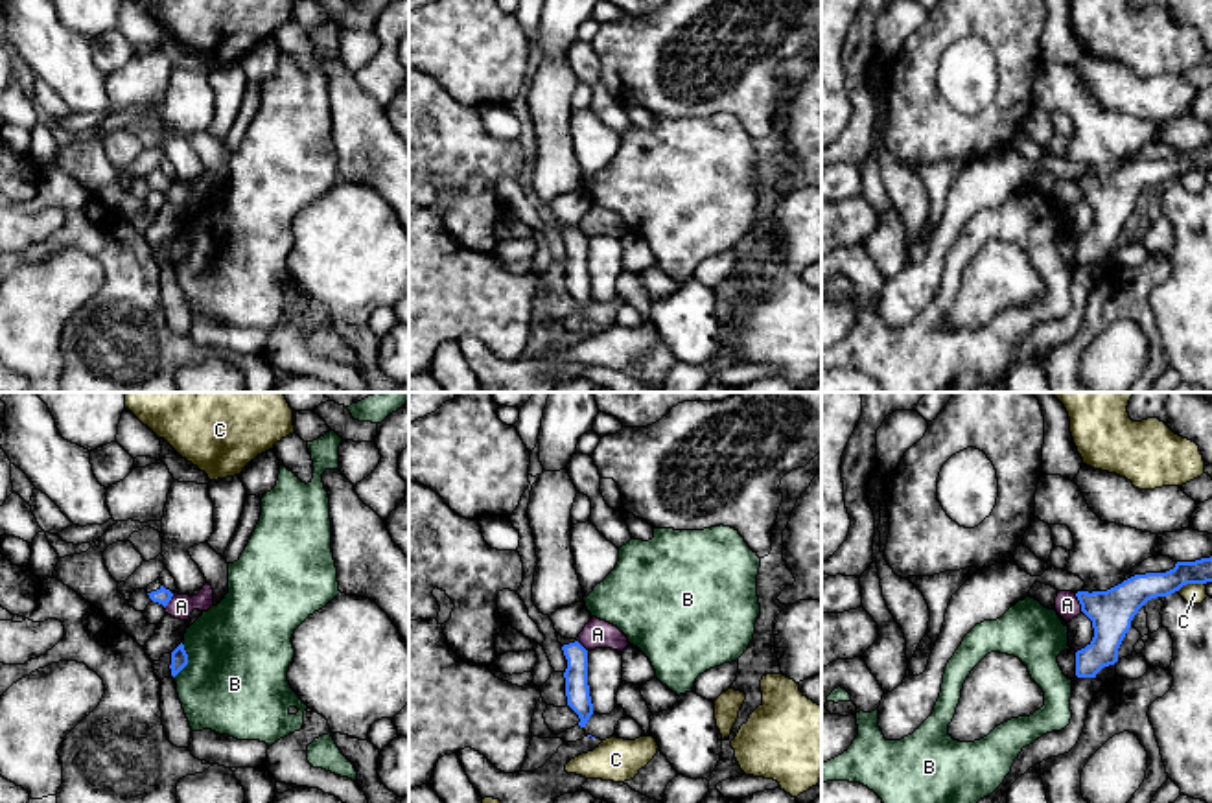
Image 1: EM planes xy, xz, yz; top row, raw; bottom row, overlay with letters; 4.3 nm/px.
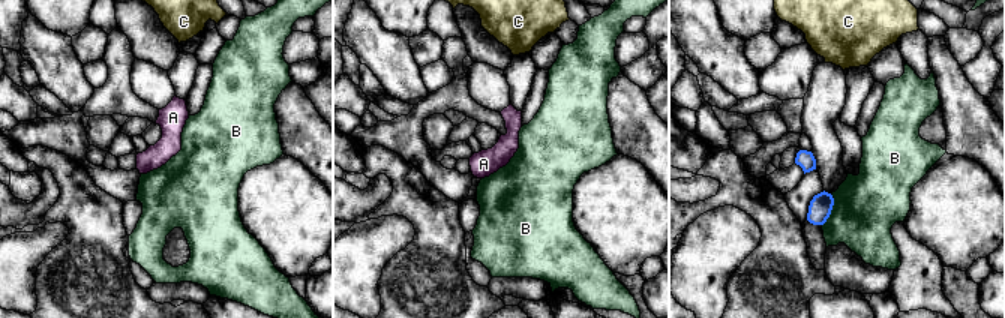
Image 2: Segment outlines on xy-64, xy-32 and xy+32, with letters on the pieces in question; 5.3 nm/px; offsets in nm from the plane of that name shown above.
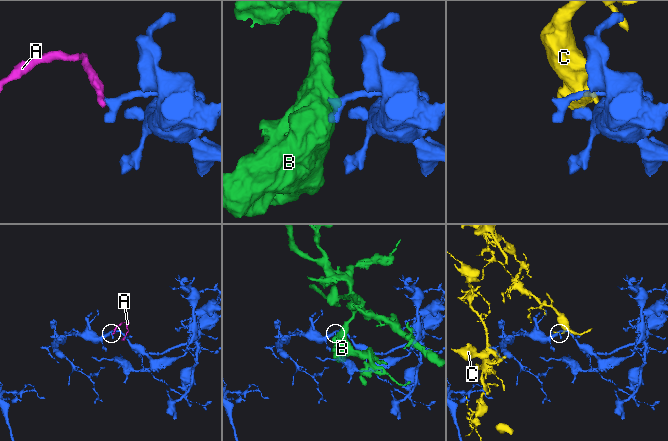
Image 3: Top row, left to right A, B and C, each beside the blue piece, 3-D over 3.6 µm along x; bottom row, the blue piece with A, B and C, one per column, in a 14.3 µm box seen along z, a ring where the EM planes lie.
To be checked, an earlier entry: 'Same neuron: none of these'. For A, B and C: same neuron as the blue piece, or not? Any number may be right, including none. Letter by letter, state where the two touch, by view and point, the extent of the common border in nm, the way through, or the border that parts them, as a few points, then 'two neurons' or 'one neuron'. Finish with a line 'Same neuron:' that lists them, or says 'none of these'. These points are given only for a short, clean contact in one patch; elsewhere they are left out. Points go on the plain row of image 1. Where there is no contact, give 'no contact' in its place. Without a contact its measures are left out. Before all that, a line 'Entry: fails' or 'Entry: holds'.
Entry: holds
A: yz (1080, 190) | 90 nm | along yz (1074, 181), (1082, 197) | two neurons
B: xy (186, 247) | 160 nm | two neurons
C: yz (1190, 170) | 130 nm | two neurons
Same neuron: none of these

